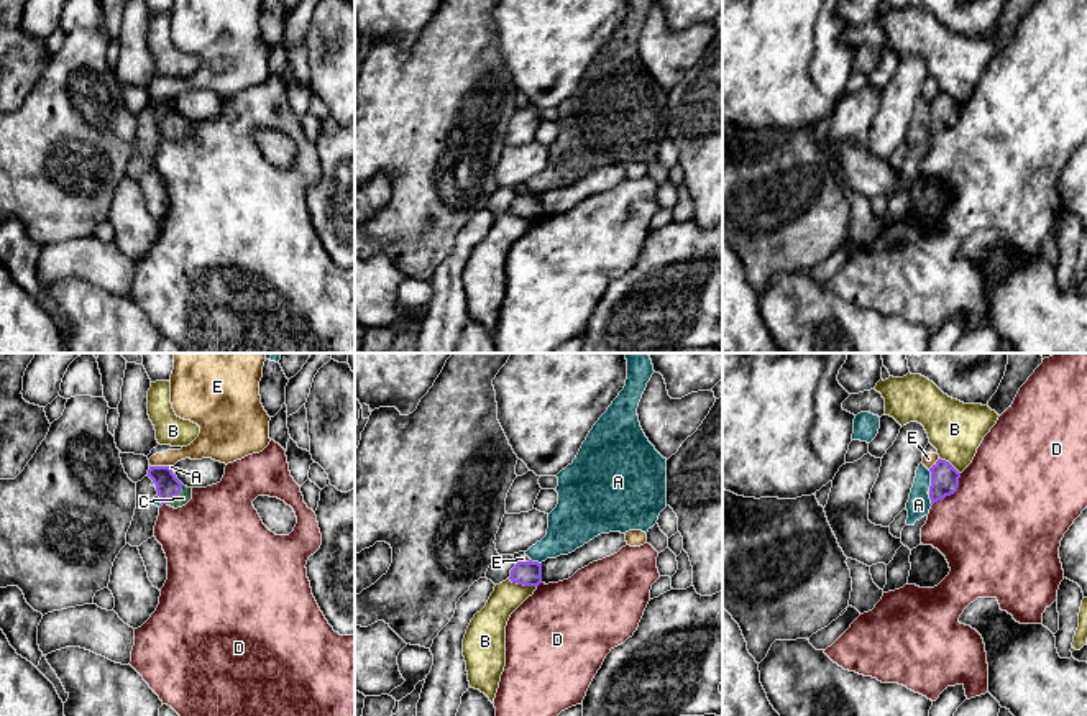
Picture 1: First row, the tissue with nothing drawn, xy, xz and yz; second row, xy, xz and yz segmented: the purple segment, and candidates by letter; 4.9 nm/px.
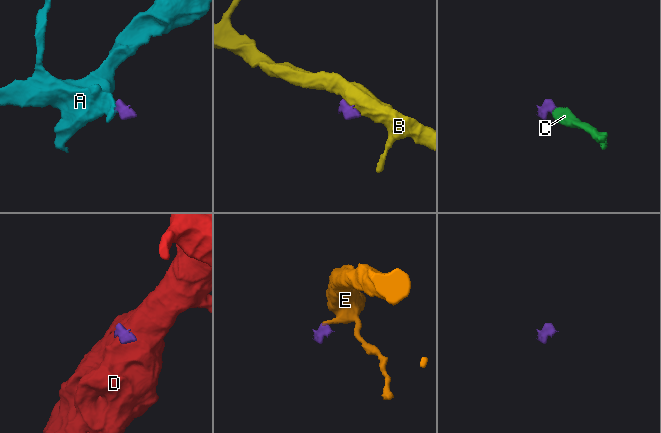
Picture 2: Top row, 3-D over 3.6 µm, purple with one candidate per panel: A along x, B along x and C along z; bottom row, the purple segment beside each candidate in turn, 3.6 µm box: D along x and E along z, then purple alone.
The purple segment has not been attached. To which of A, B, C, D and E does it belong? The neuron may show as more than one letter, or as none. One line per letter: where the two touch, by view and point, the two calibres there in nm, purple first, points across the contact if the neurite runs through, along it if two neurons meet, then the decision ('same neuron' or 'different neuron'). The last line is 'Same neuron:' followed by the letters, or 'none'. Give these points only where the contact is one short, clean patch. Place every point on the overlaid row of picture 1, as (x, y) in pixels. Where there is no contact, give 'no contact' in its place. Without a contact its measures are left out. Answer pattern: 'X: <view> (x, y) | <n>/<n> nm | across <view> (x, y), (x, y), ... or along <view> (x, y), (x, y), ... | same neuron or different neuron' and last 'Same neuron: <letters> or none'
A: yz (931, 480) | 140/120 nm | along yz (928, 470), (930, 490) | different neuron
B: xz (522, 583) | 130/160 nm | along xz (509, 578), (536, 587) | different neuron
C: xy (176, 495) | 120/70 nm | across xy (168, 486), (176, 495), (184, 496) | same neuron
D: yz (953, 493) | 140/500 nm | along yz (961, 473), (958, 488), (933, 504) | different neuron
E: xy (161, 467) | 120/130 nm | along xy (151, 465), (166, 465), (169, 468) | different neuron
Same neuron: C

